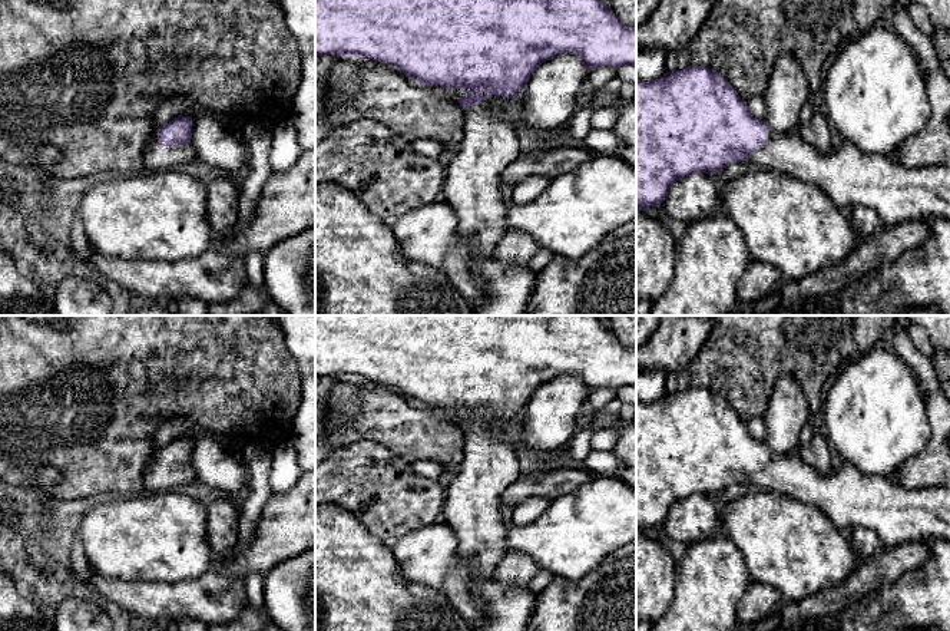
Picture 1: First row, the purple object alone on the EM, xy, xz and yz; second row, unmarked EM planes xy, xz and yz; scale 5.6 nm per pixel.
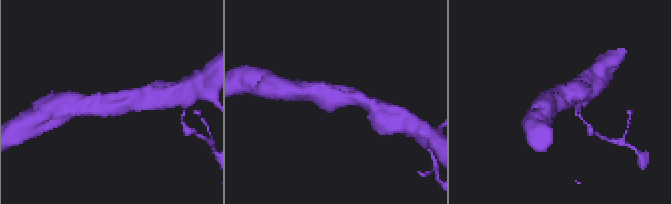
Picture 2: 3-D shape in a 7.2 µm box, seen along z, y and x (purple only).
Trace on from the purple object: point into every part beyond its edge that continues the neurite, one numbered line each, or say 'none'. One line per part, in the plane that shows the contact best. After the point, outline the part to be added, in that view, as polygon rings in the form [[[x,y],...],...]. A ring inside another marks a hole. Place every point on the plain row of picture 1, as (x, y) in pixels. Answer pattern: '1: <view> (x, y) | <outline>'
1: xy (156, 479) | [[[153,449],[145,469],[143,488],[146,493],[160,493],[176,490],[196,479],[196,472],[192,466],[160,468],[158,465],[158,449]]]

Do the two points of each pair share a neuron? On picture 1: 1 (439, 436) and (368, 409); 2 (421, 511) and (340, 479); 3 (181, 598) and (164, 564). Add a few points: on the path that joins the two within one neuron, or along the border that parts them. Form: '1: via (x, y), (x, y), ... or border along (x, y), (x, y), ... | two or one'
1: via (421, 436), (386, 416) | one
2: via (401, 502), (391, 501), (370, 479), (360, 479) | one
3: border along (205, 572), (195, 578), (178, 581), (138, 581) | two

